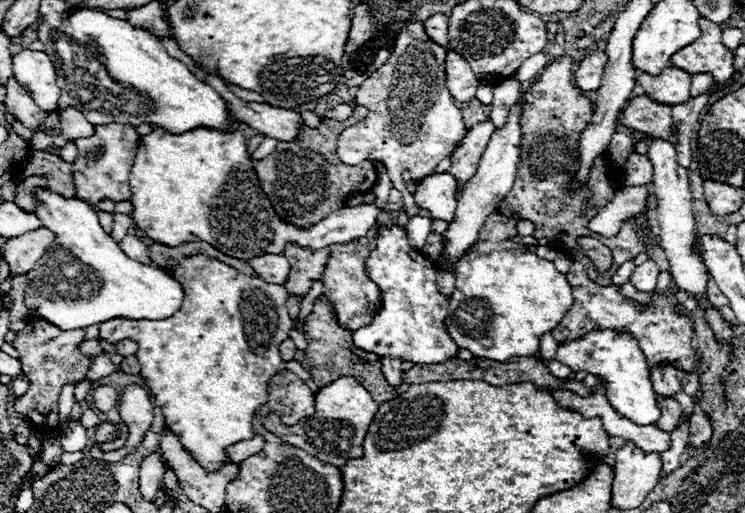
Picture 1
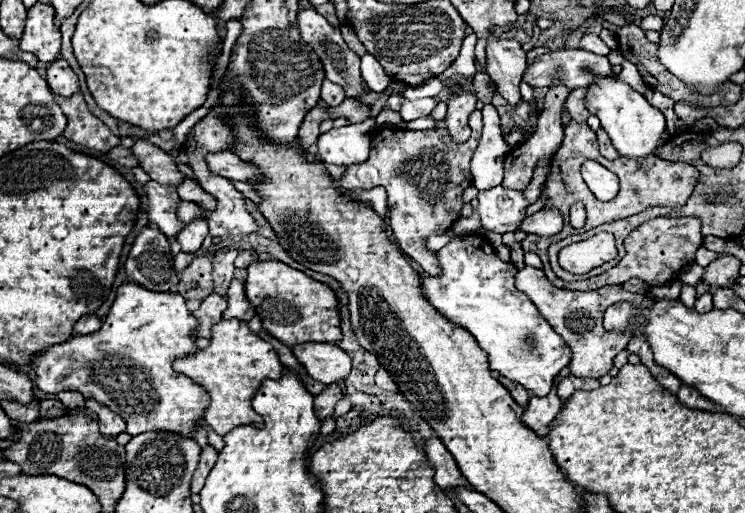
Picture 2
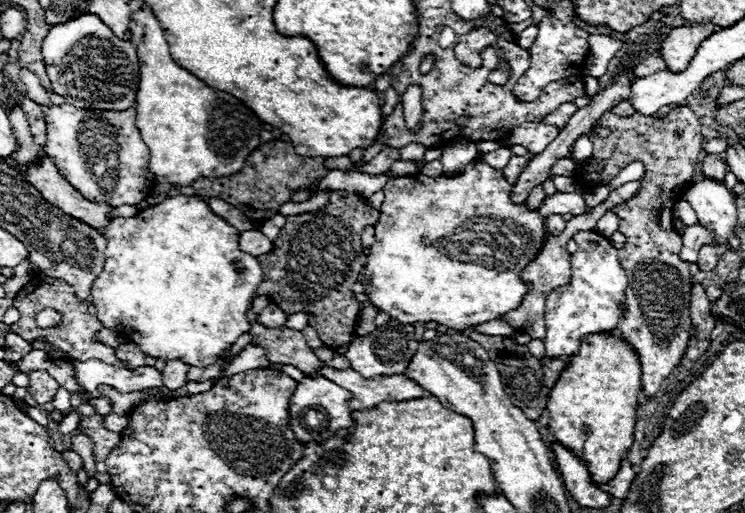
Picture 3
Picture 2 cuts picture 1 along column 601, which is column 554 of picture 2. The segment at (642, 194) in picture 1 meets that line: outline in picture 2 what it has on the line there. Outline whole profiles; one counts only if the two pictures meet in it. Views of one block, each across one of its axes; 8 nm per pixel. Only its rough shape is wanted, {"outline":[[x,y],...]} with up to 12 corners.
{"outline":[[540,210],[520,222],[526,234],[554,236],[562,230],[558,210]]}

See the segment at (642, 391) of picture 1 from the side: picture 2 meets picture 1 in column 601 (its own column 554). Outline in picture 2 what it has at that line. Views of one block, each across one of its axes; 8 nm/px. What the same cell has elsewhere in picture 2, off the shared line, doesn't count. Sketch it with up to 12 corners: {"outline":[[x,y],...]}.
{"outline":[[444,232],[424,298],[548,396],[568,344],[480,234]]}

